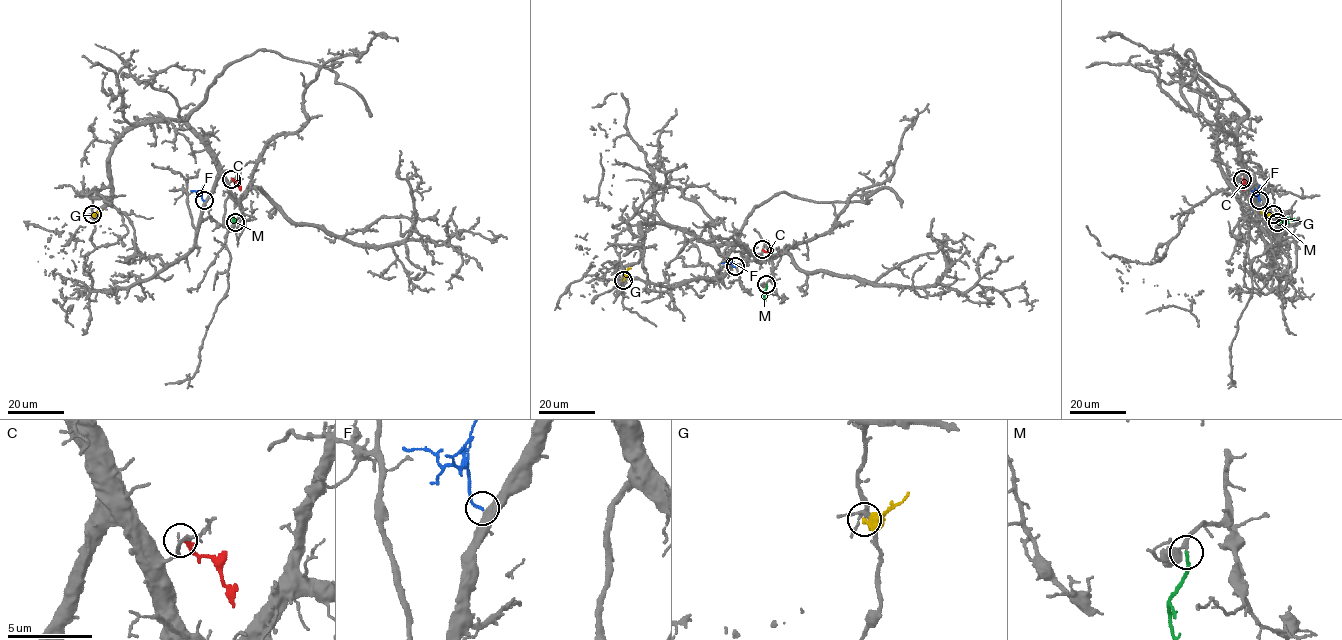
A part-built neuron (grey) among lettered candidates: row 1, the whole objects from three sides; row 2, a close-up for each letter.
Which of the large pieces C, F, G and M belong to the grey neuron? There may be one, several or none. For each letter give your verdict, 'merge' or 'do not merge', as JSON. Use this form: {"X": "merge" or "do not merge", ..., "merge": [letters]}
{"C": "do not merge", "F": "merge", "G": "do not merge", "M": "merge", "merge": ["F", "M"]}

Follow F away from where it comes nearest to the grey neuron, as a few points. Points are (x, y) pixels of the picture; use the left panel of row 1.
F: (204, 200), (200, 193), (190, 190)

